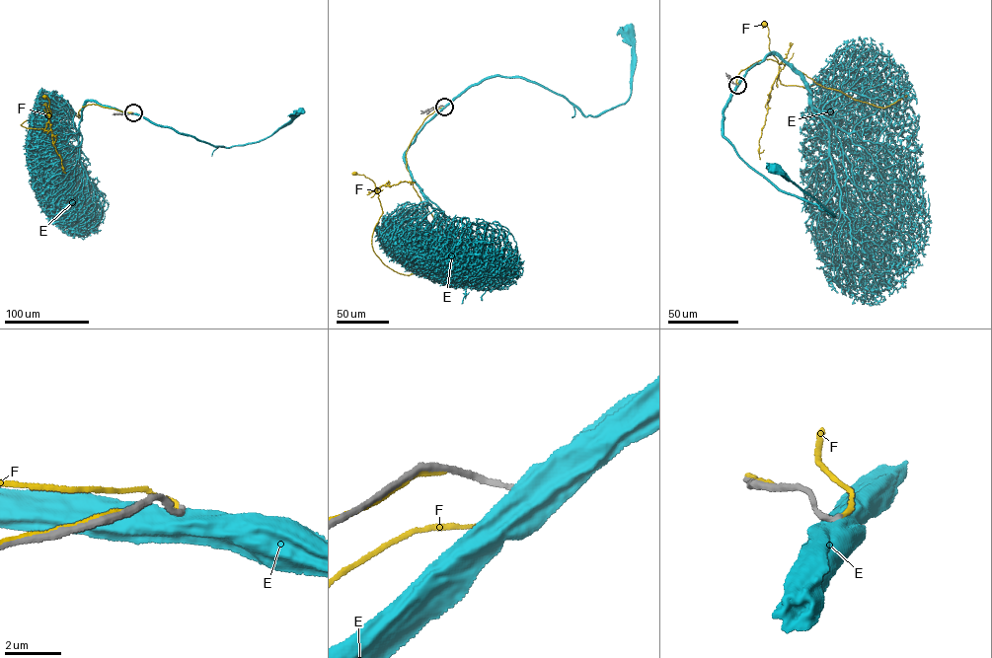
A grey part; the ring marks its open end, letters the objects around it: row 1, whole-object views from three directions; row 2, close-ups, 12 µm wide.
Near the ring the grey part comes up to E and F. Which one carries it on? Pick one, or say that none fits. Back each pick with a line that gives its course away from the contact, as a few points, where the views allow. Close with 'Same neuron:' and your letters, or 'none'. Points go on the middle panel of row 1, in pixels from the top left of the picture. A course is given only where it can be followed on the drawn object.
Same neuron: none

